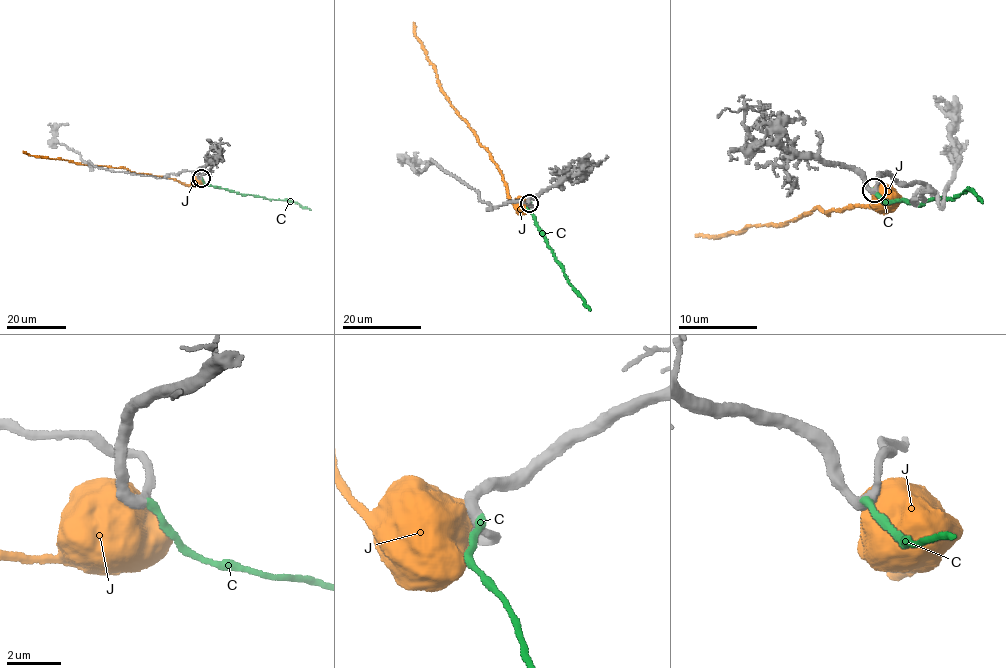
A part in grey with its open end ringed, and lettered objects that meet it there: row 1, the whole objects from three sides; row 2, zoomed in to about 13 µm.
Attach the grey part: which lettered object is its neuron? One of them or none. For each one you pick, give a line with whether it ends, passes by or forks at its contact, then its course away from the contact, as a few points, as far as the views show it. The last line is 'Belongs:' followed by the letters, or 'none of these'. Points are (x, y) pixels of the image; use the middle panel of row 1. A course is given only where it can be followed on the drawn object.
C: it ends there; it runs (529, 202), (528, 208), (554, 258), (590, 310)
Belongs: C

